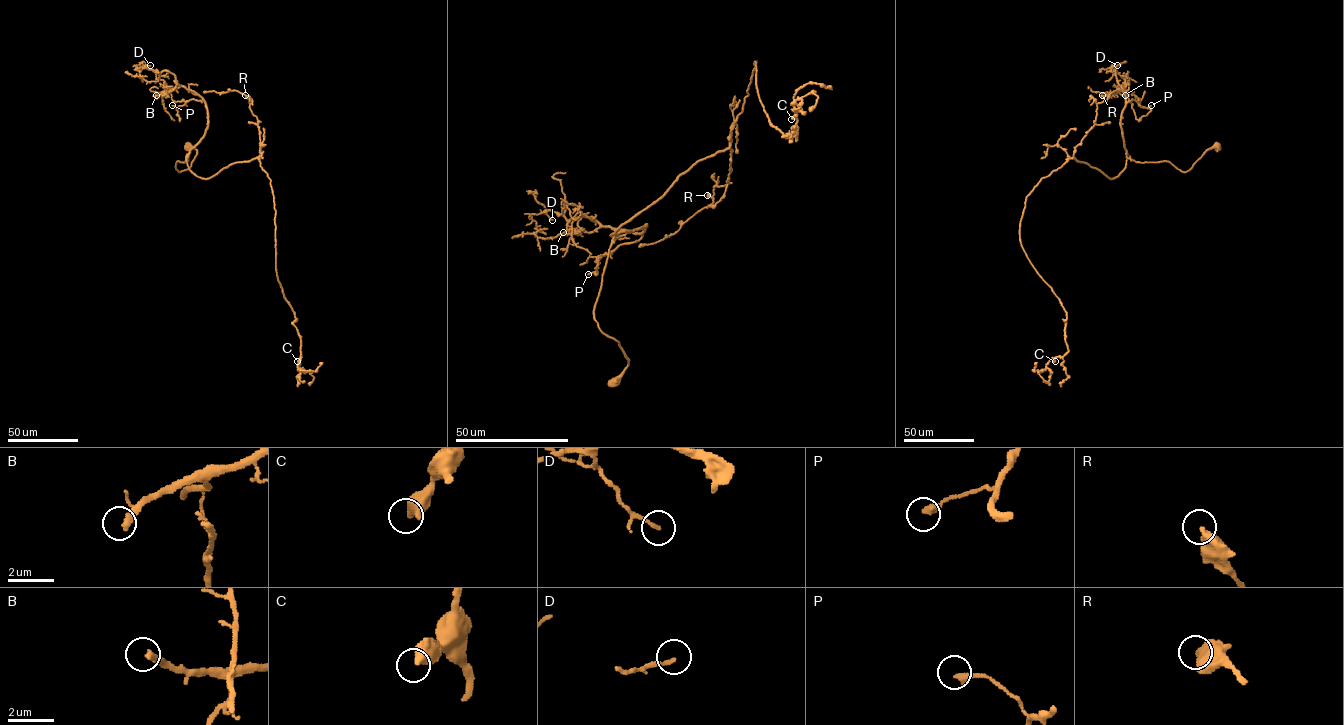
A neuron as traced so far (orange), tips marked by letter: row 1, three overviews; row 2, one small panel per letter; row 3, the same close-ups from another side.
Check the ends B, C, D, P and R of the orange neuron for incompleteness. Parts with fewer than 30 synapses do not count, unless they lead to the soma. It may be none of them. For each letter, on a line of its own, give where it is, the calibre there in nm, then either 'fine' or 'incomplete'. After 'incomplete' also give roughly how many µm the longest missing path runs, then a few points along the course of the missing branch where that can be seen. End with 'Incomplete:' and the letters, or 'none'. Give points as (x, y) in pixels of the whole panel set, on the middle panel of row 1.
B: at (563, 232); 240 nm thick; incomplete; about 15 µm are missing
C: at (791, 119); 360 nm thick; fine
D: at (552, 220); 170 nm thick; fine
P: at (588, 274); 320 nm thick; fine
R: at (707, 195); 500 nm thick; fine
Incomplete: B

